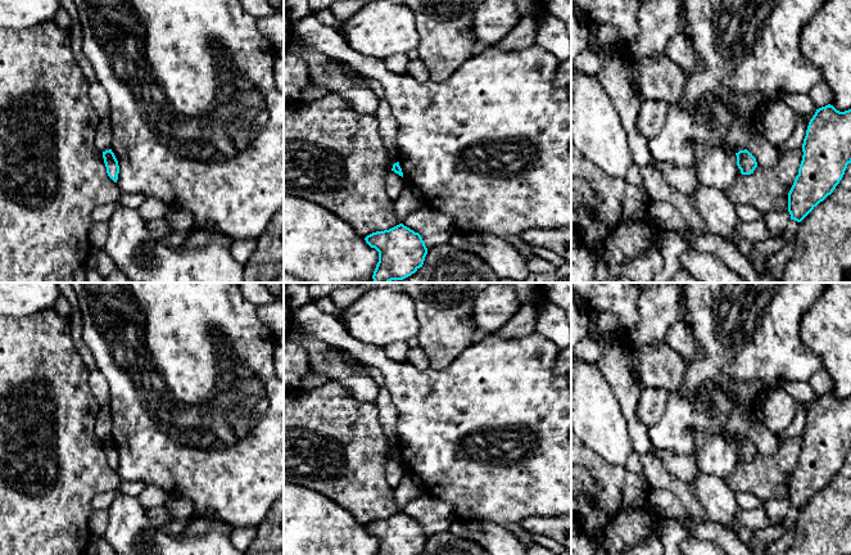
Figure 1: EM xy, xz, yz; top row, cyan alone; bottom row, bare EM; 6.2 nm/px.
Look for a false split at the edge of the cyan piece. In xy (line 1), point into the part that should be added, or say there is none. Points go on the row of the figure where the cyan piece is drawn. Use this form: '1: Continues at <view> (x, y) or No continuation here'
1: No continuation here

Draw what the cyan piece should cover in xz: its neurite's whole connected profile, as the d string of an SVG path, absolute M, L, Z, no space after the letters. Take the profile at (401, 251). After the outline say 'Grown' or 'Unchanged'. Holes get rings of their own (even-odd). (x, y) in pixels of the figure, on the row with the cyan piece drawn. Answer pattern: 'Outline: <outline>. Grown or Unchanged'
Outline: M403 224L372 233L365 240L379 252L379 262L372 275L375 283L390 283L411 276L422 267L427 254L421 235Z. Unchanged

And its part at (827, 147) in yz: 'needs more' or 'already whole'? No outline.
already whole

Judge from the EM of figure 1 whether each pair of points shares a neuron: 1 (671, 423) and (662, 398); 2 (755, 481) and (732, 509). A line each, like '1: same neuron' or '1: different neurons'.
1: different neurons
2: different neurons

